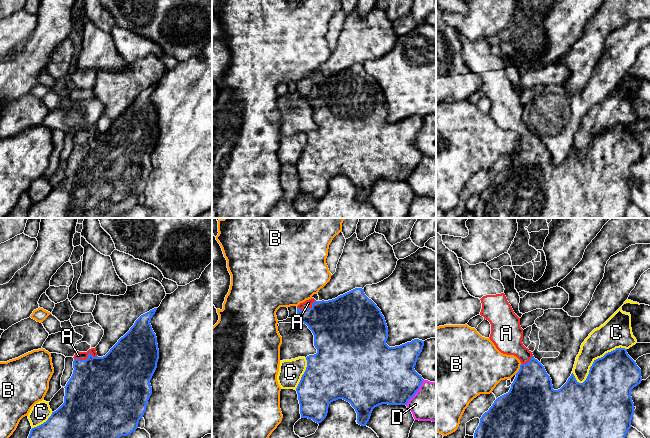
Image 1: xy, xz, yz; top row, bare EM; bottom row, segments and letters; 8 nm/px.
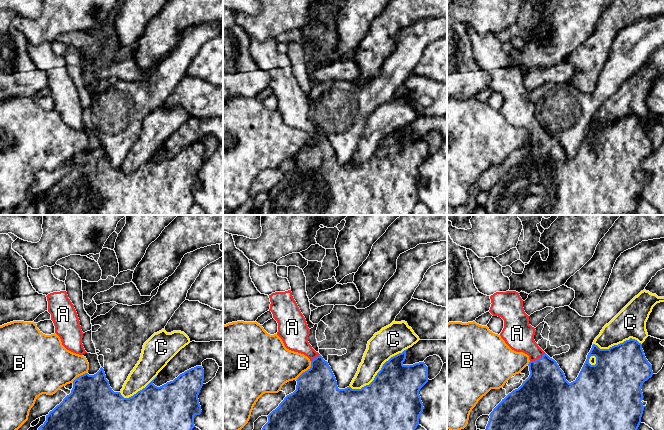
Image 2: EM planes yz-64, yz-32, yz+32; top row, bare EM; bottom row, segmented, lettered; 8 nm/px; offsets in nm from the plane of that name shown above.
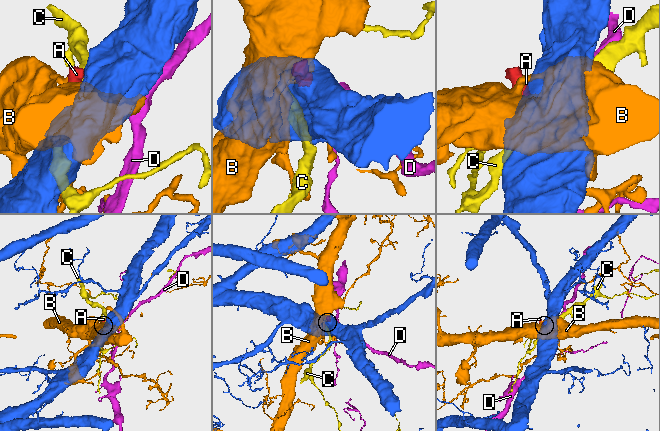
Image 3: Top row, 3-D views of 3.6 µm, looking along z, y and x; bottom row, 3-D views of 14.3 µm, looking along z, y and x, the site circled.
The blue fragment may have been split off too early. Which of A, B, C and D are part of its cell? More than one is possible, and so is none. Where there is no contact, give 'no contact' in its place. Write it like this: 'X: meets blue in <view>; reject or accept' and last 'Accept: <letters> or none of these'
A: meets blue in xy; accept
B: meets blue in yz; reject
C: meets blue in yz; reject
D: meets blue in xz; reject
Accept: A

